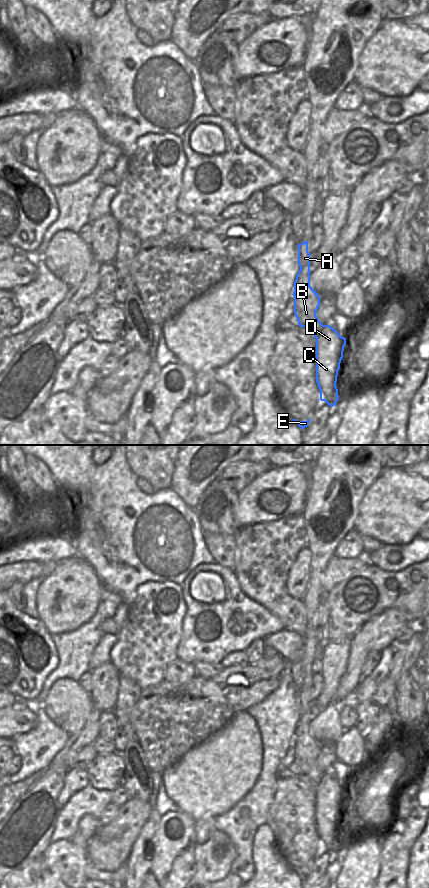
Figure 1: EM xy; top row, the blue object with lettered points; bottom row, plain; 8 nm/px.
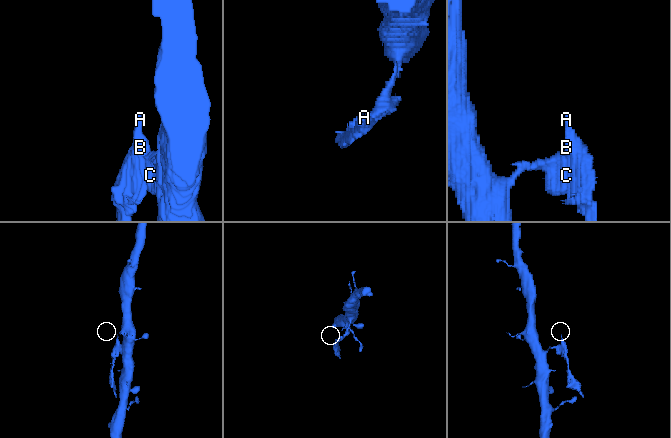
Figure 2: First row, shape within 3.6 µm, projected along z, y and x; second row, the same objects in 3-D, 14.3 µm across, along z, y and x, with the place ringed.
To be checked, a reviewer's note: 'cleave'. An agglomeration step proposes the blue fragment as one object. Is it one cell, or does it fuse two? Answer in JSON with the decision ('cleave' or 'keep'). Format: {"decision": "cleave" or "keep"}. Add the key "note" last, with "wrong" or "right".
{"decision": "cleave", "note": "right"}

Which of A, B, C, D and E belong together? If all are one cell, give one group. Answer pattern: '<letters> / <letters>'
A B E / C D

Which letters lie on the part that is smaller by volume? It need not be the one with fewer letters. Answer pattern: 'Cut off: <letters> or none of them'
Cut off: A, B, E

